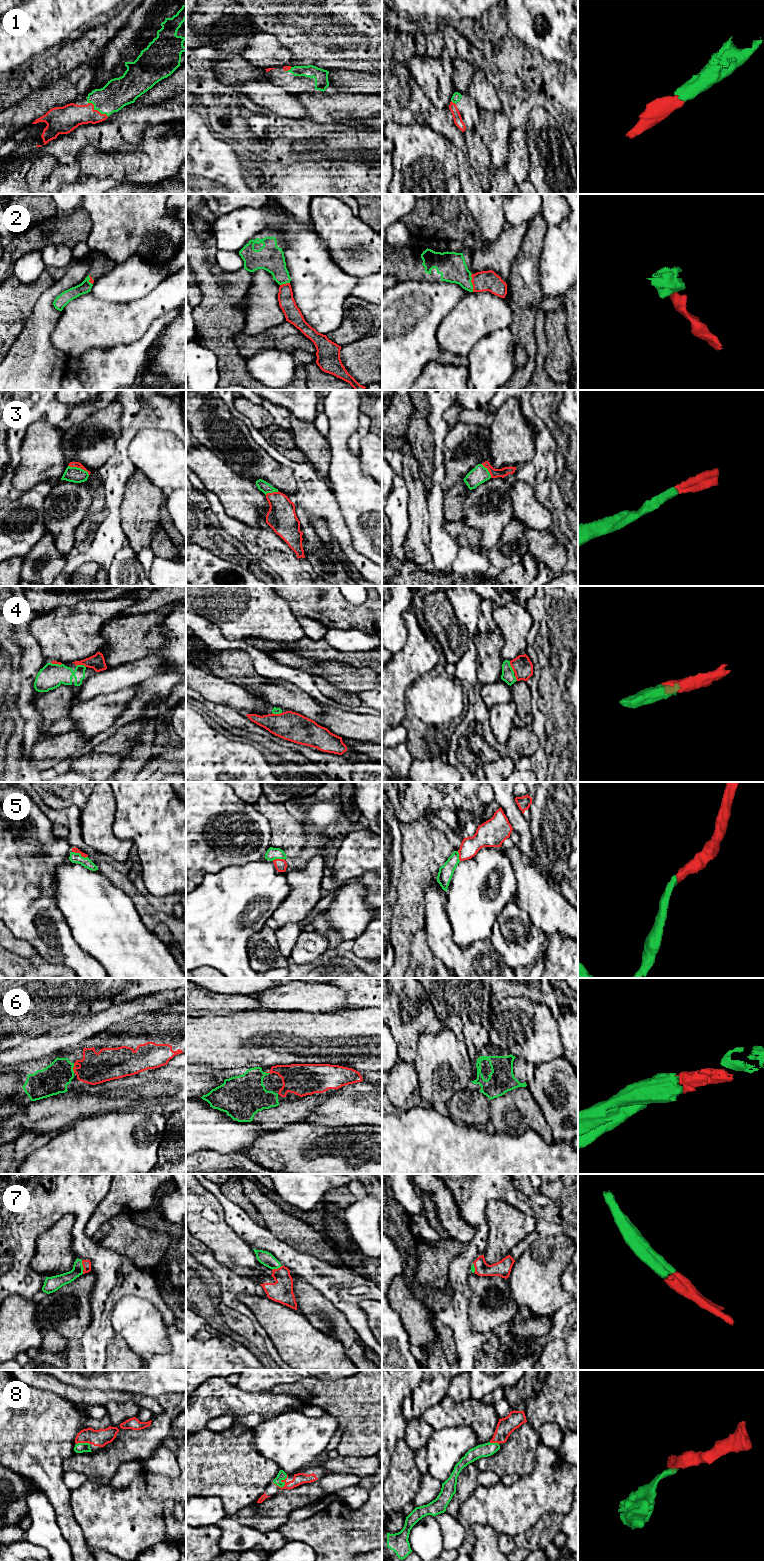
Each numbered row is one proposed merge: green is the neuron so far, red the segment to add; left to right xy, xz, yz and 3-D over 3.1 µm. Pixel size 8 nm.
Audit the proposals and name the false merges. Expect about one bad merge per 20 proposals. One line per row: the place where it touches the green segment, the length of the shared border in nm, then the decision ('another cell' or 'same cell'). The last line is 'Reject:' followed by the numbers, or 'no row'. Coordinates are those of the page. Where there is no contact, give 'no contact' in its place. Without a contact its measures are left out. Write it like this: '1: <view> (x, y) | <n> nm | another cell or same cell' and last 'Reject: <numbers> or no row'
1: xy (97, 109) | 200 nm | same cell
2: yz (471, 283) | 140 nm | same cell
3: xy (79, 468) | 190 nm | same cell
4: yz (511, 667) | 100 nm | same cell
5: xy (80, 854) | 140 nm | same cell
6: xy (72, 1068) | 80 nm | same cell
7: xy (82, 1267) | 110 nm | same cell
8: xz (283, 1485) | 140 nm | same cell
Reject: no row

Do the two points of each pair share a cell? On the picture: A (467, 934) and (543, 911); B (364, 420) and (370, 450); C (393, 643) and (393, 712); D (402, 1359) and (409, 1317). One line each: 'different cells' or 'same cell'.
A: different cells
B: different cells
C: different cells
D: different cells

